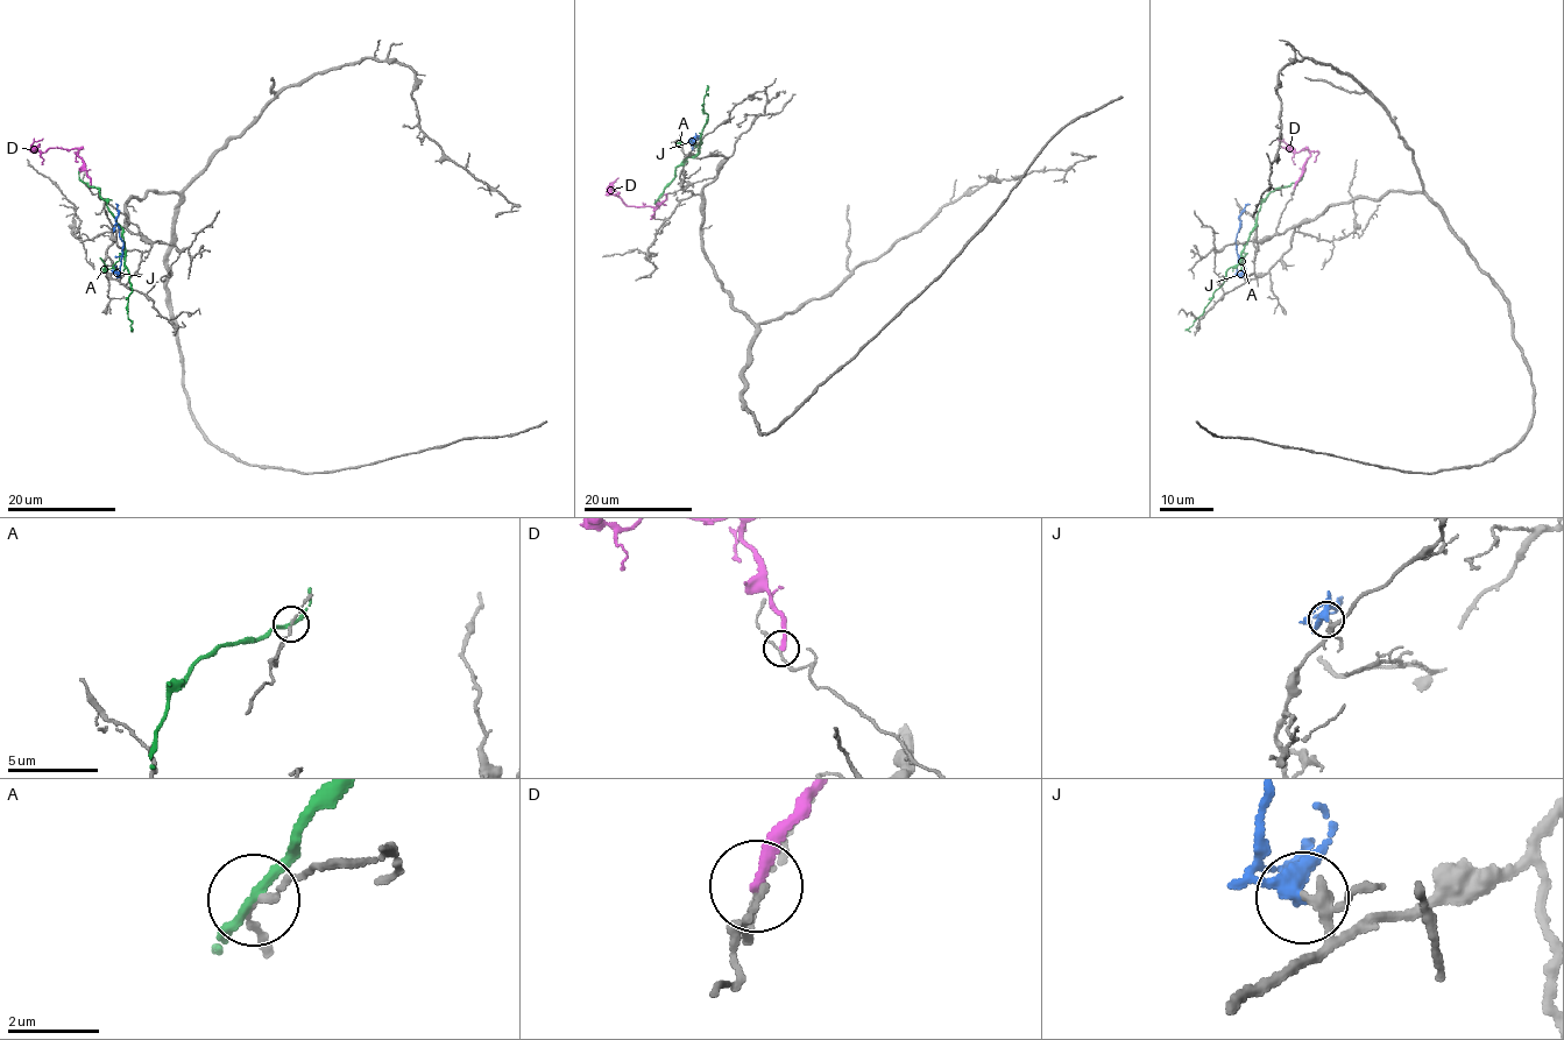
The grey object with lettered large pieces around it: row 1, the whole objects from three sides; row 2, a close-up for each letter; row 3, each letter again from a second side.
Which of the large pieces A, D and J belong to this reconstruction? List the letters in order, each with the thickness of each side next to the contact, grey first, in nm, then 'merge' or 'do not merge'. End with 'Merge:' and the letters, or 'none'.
A: 110 nm thick on the grey side, 190 nm on the other; do not merge
D: 100 nm thick on the grey side, 240 nm on the other; do not merge
J: 240 nm thick on the grey side, 320 nm on the other; merge
Merge: J

